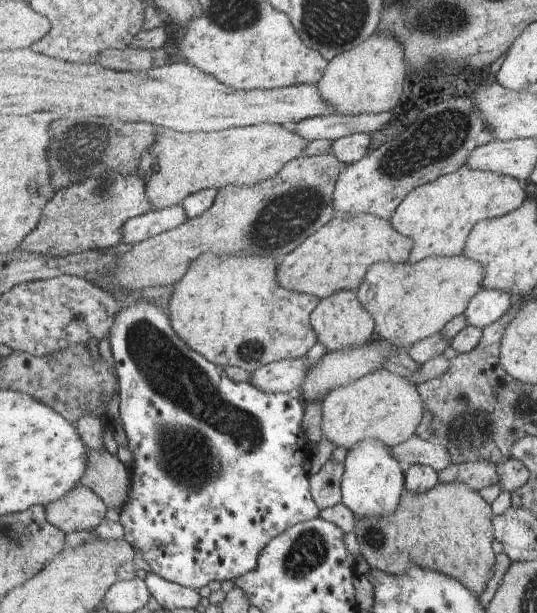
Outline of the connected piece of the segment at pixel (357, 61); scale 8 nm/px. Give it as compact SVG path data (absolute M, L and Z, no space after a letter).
M389 31L375 32L361 46L330 61L325 76L317 83L324 99L342 115L387 112L401 100L409 73L406 46Z

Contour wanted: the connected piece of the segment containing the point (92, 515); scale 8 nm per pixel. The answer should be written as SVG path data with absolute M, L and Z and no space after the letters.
M82 482L68 495L46 507L51 524L63 532L95 529L105 520L107 512L109 508L106 501Z

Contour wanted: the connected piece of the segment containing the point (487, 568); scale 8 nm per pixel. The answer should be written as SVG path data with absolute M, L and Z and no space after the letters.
M463 481L437 483L431 490L424 493L403 491L397 510L381 518L367 519L357 517L355 534L359 541L361 555L368 564L389 573L399 575L411 565L432 568L460 580L477 596L485 590L489 582L491 568L495 566L495 550L493 540L497 539L494 530L493 508L491 504Z

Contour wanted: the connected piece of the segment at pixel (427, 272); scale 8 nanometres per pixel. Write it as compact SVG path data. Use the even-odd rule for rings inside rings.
M467 255L459 256L430 256L411 264L393 264L393 261L381 261L374 264L367 273L367 280L357 290L359 300L374 316L377 338L385 339L405 351L434 334L441 333L456 316L463 315L475 295L484 289L486 266L477 259Z

